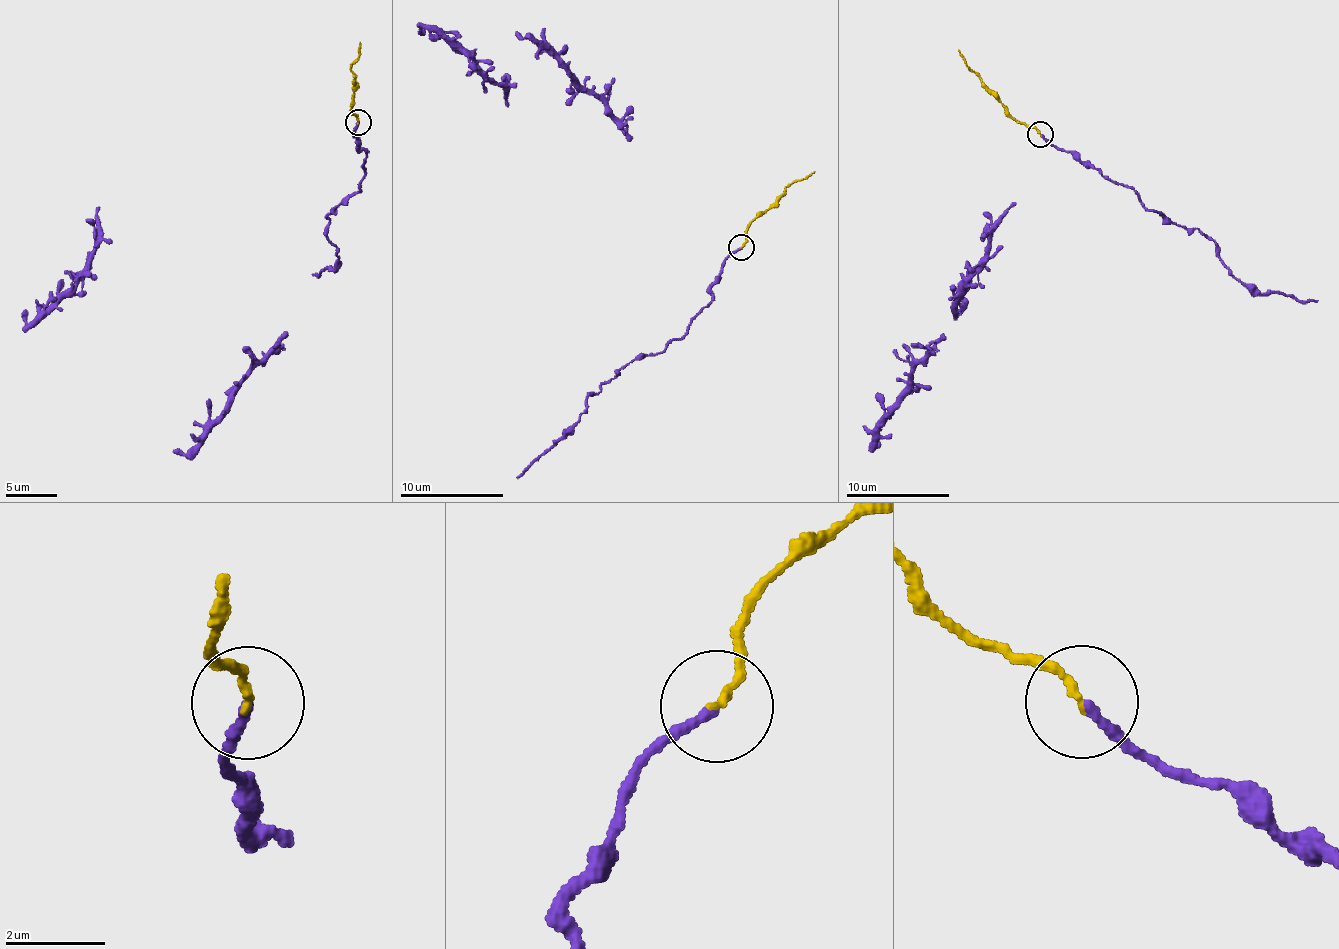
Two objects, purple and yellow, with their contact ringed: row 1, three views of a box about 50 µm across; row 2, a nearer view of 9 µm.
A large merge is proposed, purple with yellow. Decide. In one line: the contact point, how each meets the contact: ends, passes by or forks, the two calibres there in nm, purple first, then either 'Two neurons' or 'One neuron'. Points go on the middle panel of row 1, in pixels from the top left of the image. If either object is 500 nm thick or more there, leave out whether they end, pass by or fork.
Place: (741, 247). At the ring purple ends. At the ring yellow ends. Thickness 200 nm (purple) against 150 nm. One neuron

